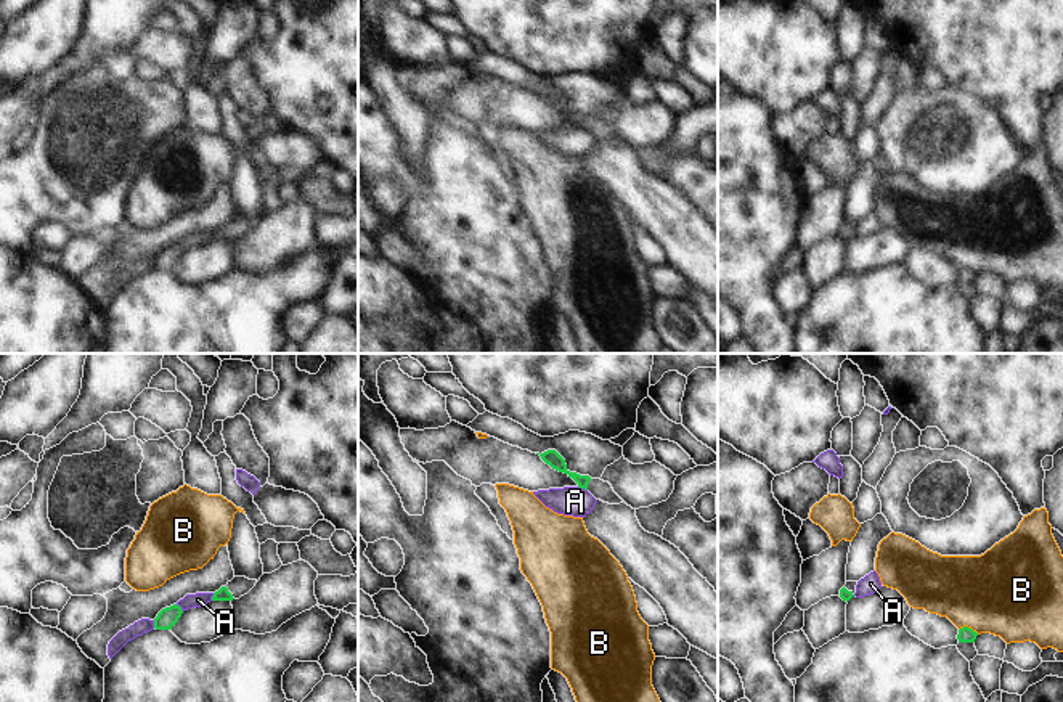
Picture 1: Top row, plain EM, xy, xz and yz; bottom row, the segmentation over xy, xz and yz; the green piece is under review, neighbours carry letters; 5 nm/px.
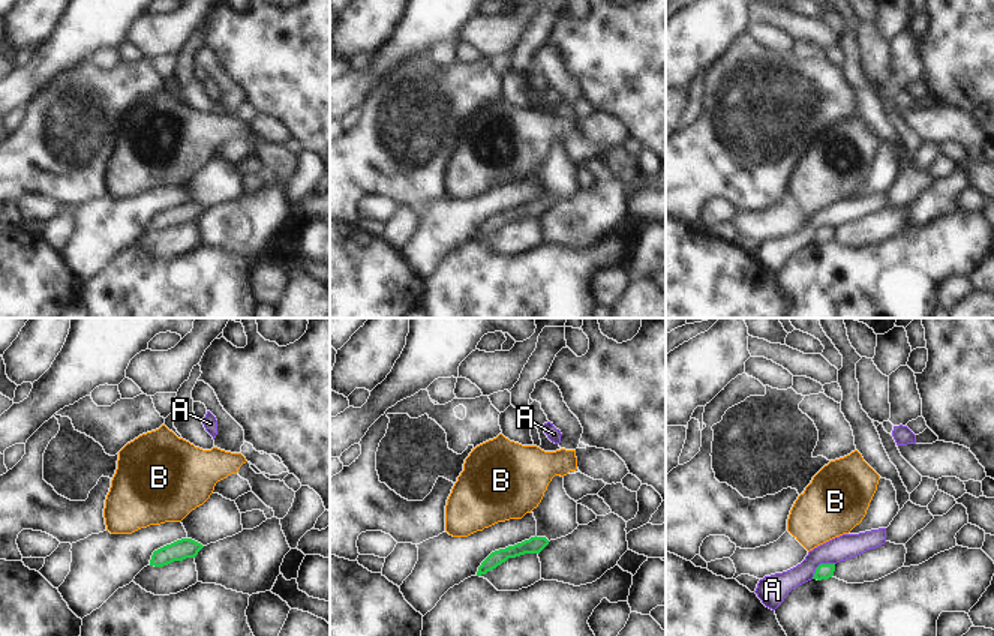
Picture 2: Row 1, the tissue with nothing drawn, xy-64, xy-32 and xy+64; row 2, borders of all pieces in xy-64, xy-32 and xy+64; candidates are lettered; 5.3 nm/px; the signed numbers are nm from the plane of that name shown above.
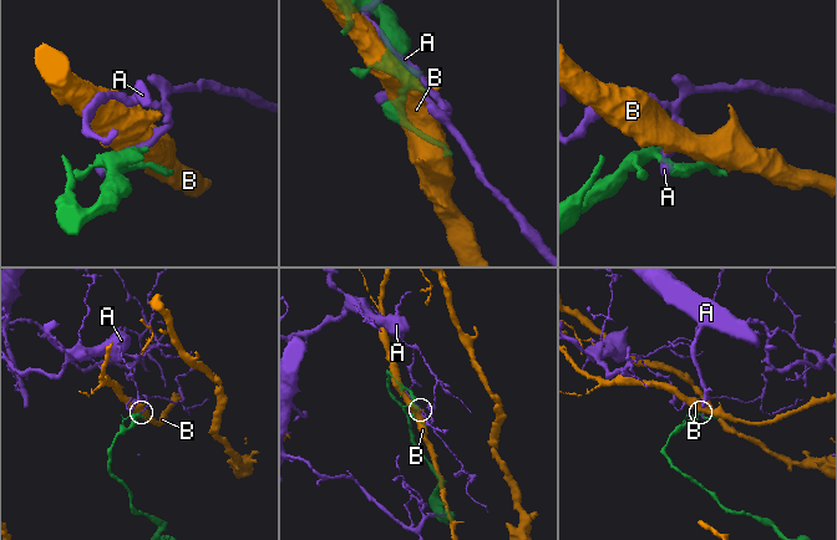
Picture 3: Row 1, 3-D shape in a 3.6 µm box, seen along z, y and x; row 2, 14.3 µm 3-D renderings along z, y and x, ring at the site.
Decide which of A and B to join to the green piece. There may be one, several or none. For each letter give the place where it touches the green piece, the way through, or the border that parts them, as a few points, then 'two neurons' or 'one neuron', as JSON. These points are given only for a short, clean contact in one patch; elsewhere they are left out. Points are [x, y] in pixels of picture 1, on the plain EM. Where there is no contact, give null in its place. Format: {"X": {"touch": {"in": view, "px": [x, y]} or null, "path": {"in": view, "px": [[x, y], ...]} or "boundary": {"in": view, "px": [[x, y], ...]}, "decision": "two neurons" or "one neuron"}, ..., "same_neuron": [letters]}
{"A": {"touch": {"in": "xz", "px": [583, 127]}, "decision": "two neurons"}, "B": {"touch": {"in": "yz", "px": [967, 267]}, "boundary": {"in": "yz", "px": [[959, 269], [970, 267], [978, 273]]}, "decision": "two neurons"}, "same_neuron": []}

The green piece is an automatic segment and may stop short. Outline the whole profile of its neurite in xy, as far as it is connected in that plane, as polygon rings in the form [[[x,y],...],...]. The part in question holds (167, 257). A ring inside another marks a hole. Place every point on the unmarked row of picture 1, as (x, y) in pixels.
[[[177,244],[162,249],[154,259],[154,268],[156,270],[172,270],[172,267],[178,262],[181,254],[183,251]]]

